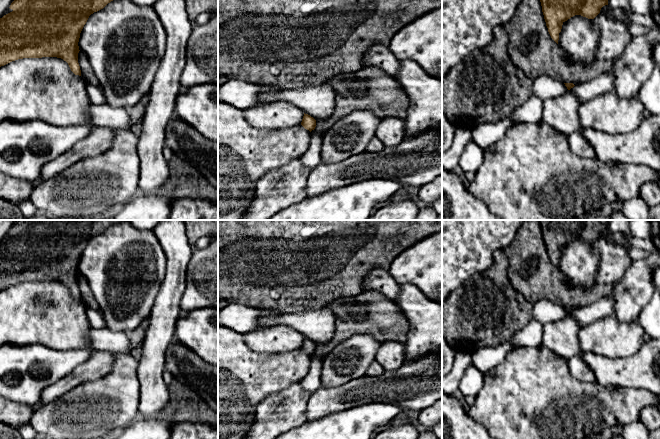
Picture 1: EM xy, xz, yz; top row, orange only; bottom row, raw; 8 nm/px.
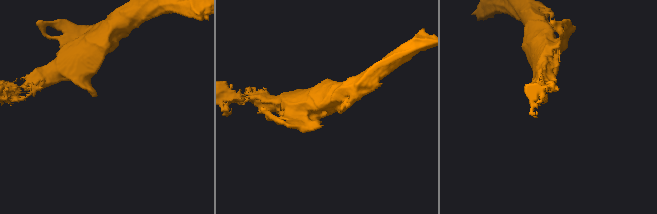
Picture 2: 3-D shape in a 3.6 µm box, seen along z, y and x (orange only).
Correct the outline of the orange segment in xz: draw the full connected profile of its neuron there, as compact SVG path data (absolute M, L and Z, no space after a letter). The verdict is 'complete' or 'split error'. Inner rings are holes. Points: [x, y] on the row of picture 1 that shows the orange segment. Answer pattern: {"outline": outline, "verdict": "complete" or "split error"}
{"outline": "M304 113L301 125L311 132L316 127L316 120L310 115Z", "verdict": "complete"}

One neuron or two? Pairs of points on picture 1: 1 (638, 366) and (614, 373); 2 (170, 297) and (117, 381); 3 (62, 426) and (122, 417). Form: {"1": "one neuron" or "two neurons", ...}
{"1": "one neuron", "2": "two neurons", "3": "one neuron"}

